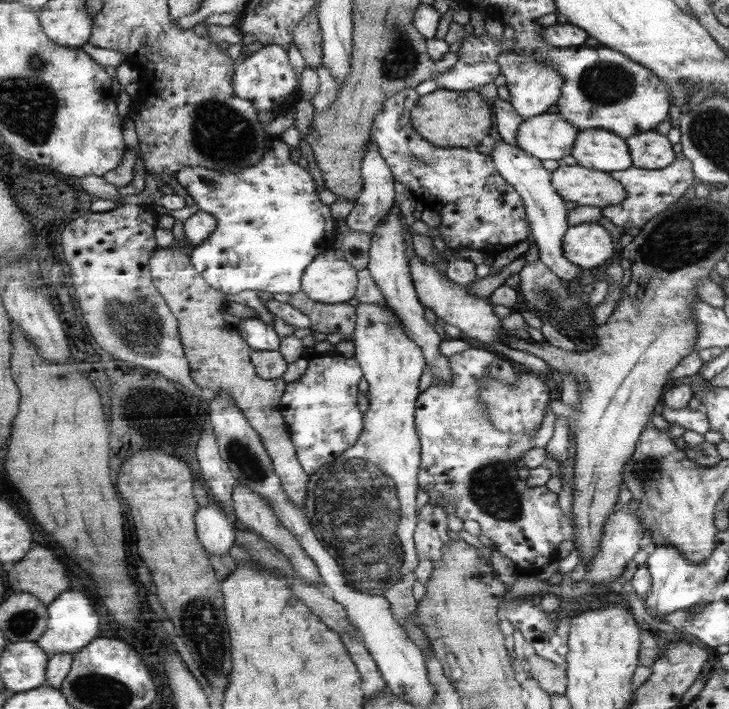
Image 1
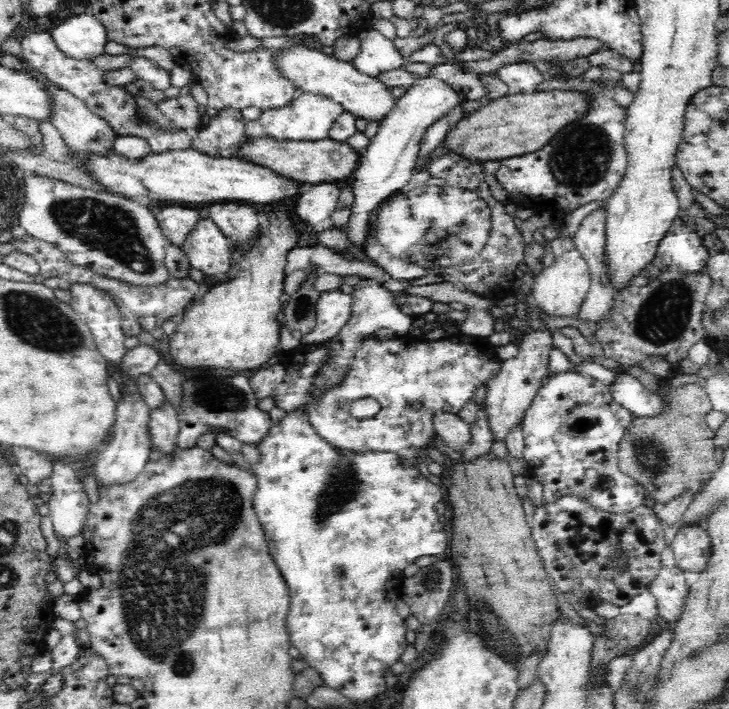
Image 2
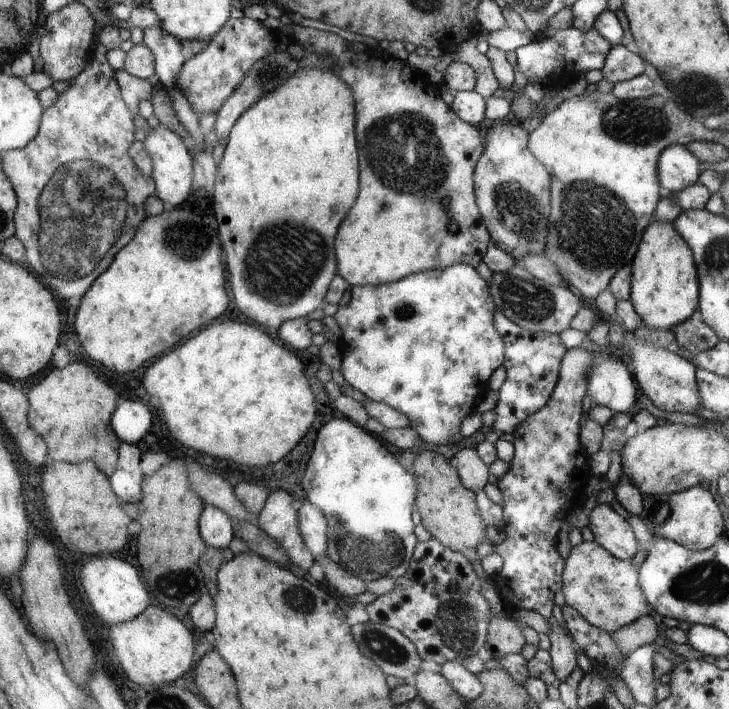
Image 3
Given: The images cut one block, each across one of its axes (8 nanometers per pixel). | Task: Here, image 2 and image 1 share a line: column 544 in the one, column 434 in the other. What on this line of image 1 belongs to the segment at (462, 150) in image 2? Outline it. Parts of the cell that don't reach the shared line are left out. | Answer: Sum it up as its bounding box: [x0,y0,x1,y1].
[411,88,492,146]

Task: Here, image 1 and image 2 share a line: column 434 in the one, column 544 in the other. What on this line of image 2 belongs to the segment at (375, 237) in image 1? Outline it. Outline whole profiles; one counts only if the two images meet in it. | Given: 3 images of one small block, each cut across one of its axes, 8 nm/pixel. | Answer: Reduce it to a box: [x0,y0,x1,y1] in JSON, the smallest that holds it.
[485,330,552,442]

